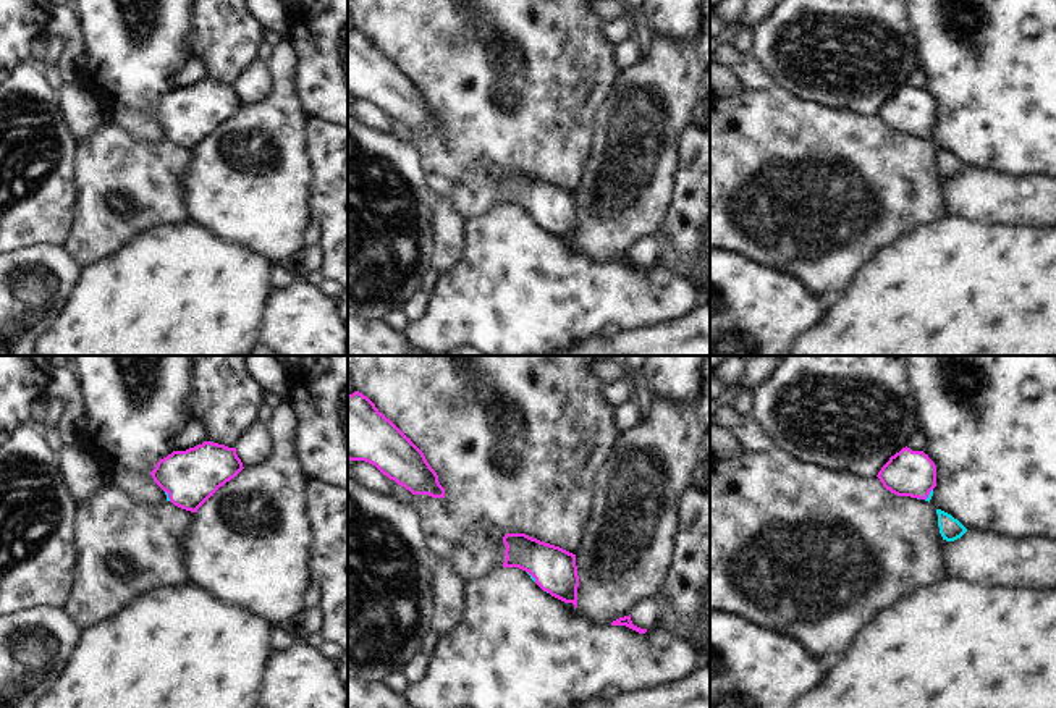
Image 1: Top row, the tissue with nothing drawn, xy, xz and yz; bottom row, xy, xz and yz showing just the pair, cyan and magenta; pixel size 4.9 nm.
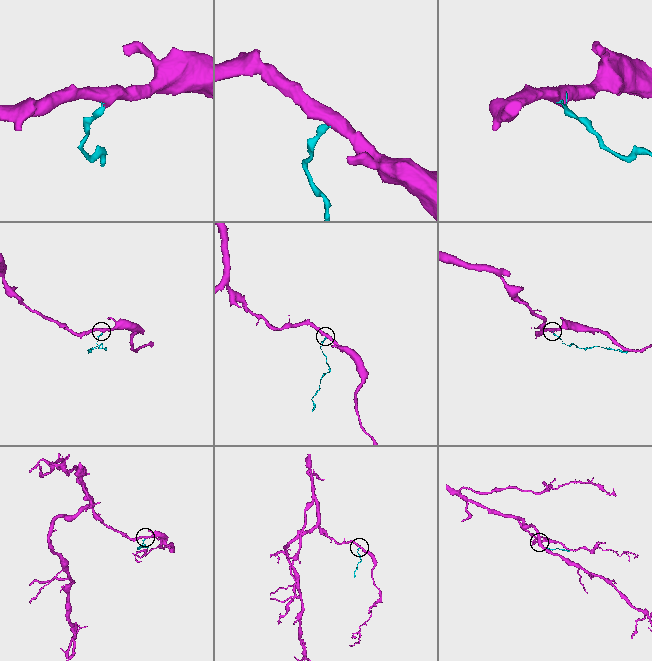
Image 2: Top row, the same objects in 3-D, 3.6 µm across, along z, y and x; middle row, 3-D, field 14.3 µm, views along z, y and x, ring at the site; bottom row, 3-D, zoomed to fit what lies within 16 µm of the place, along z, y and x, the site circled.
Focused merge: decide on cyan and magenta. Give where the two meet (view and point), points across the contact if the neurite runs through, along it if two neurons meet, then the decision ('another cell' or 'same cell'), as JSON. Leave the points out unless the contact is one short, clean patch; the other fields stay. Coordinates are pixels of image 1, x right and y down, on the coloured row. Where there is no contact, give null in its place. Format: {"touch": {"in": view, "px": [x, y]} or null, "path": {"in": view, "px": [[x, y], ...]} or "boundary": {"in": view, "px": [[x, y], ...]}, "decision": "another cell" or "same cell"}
{"touch": {"in": "yz", "px": [929, 495]}, "path": {"in": "yz", "px": [[930, 495], [929, 495], [908, 472]]}, "decision": "same cell"}

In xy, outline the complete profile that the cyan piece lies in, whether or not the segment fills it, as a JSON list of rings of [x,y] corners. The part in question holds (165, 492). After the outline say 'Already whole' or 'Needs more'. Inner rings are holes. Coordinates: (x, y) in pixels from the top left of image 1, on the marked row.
[[[204,441],[160,459],[150,475],[165,491],[167,501],[197,512],[220,487],[234,478],[243,469],[236,448]]]. Needs more

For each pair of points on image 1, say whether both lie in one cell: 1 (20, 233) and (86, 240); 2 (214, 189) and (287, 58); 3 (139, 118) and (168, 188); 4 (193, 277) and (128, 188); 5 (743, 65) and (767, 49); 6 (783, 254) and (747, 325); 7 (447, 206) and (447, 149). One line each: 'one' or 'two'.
1: two
2: one
3: two
4: two
5: two
6: two
7: two

